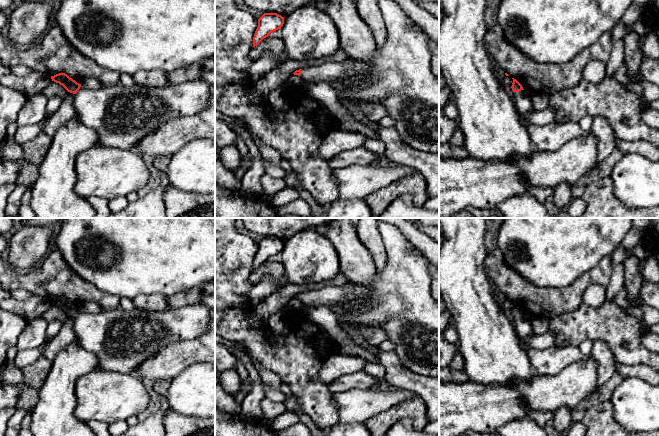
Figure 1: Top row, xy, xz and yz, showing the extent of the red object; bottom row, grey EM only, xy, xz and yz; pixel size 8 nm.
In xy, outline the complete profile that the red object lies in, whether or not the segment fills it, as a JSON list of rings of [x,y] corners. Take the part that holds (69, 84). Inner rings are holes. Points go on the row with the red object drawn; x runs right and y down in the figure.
[[[65,73],[51,76],[52,81],[62,85],[68,92],[75,95],[73,107],[79,121],[86,127],[91,128],[97,134],[97,145],[109,148],[134,151],[138,142],[146,135],[157,130],[161,123],[181,116],[196,115],[203,111],[208,104],[210,97],[210,85],[202,78],[195,81],[188,81],[177,85],[166,85],[164,87],[144,87],[135,84],[132,87],[125,87],[122,84],[102,85],[99,89],[89,89]]]

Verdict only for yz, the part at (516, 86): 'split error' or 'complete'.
split error

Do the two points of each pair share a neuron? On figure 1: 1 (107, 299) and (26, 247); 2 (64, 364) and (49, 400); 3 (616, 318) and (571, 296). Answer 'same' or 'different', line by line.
1: different
2: same
3: different

